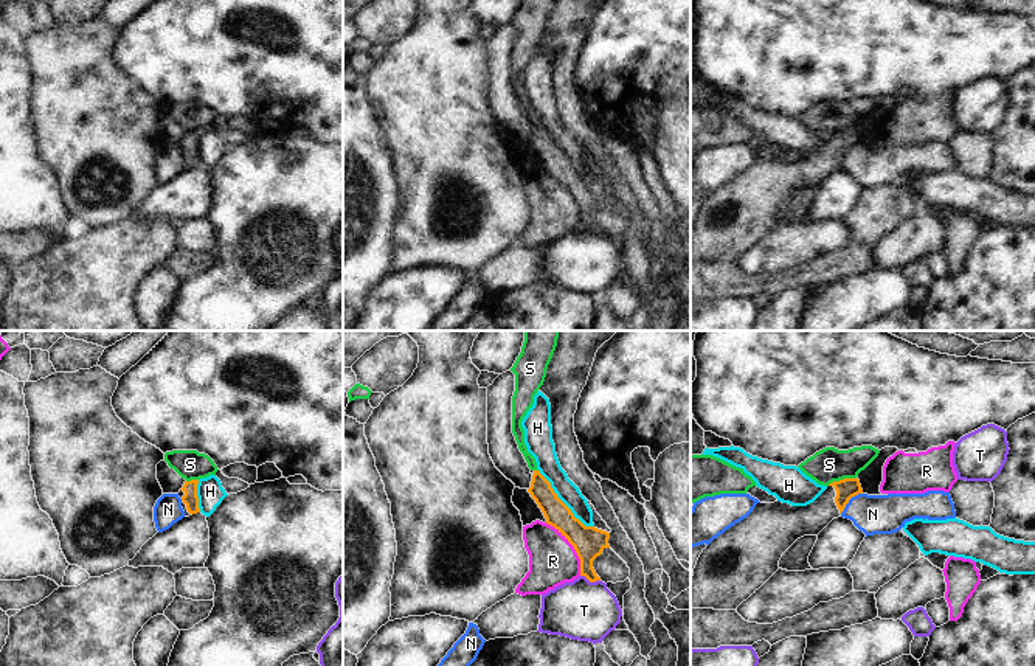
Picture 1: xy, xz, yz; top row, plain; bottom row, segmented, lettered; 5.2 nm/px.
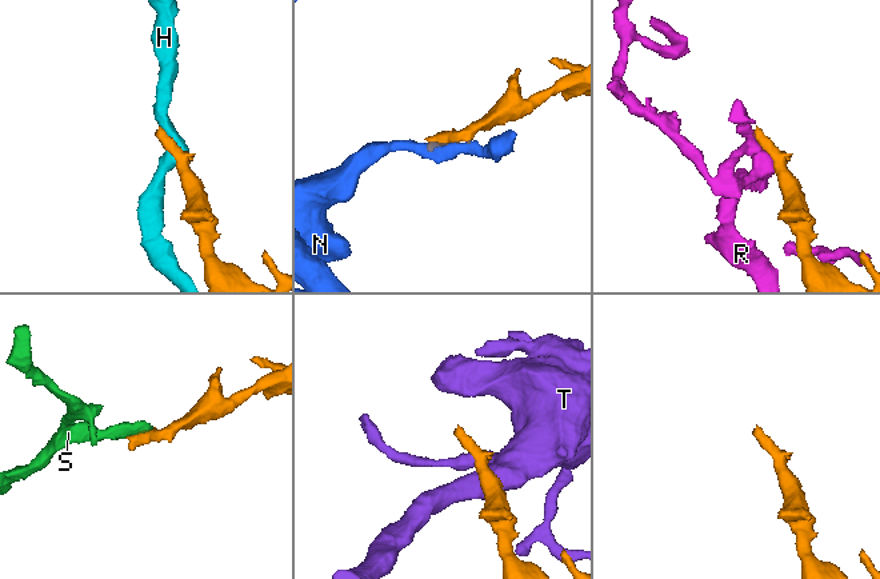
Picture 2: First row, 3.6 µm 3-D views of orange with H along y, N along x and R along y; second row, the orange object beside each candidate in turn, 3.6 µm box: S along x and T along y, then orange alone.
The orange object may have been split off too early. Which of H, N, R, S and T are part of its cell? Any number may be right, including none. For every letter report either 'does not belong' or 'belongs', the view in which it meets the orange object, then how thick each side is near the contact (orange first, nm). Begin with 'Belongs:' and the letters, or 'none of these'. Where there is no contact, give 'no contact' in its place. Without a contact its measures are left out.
Belongs: none of these
H: does not belong; contact in xz; calibres 160 and 120 nm
N: does not belong; contact in yz; calibres 110 and 200 nm
R: does not belong; contact in xz; calibres 160 and 260 nm
S: does not belong; contact in yz; calibres 110 and 180 nm
T: does not belong; contact in xz; calibres 160 and 320 nm

